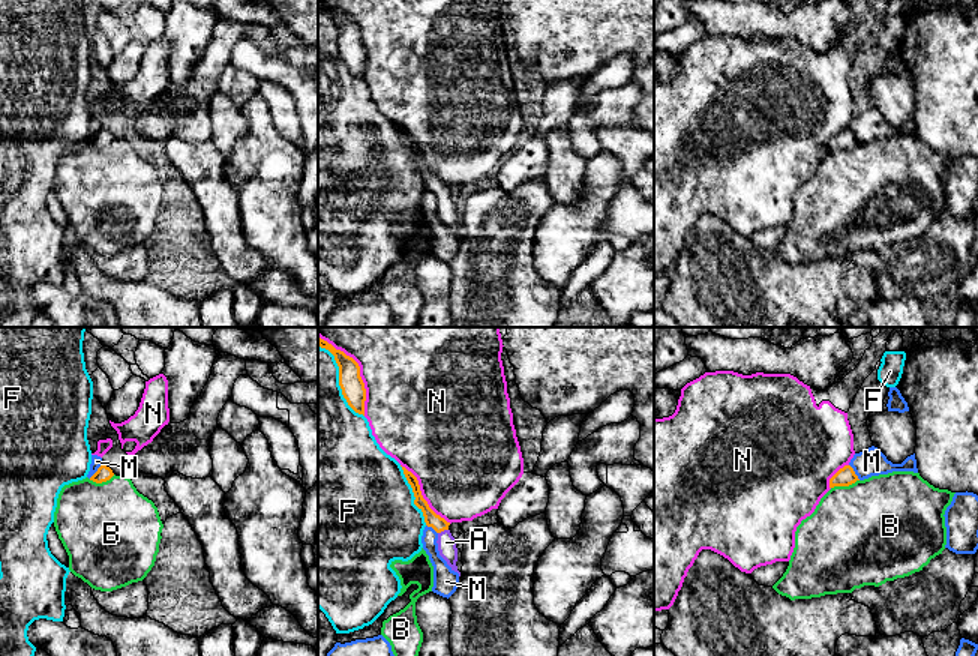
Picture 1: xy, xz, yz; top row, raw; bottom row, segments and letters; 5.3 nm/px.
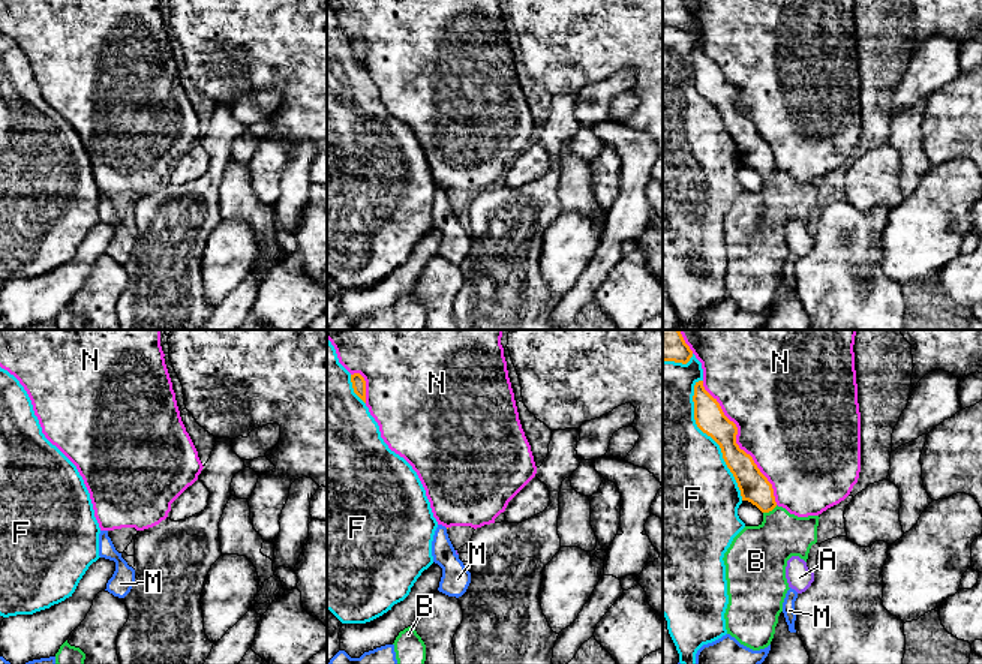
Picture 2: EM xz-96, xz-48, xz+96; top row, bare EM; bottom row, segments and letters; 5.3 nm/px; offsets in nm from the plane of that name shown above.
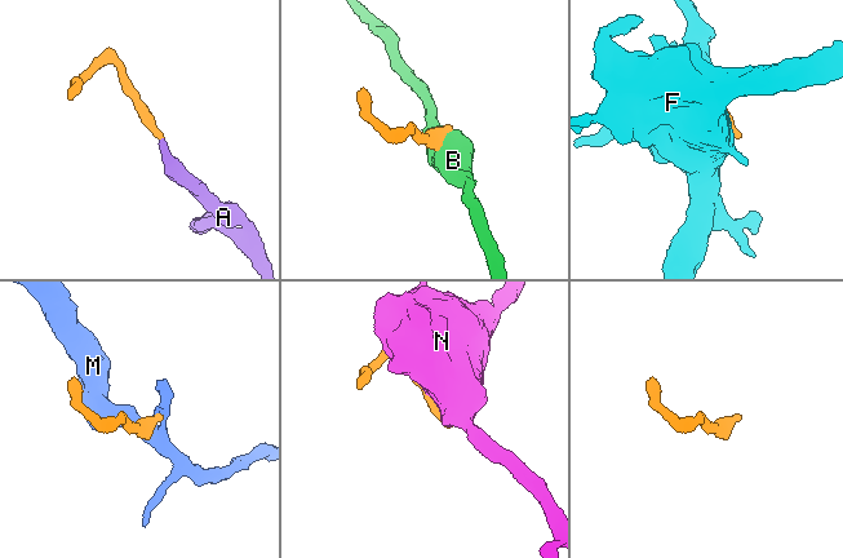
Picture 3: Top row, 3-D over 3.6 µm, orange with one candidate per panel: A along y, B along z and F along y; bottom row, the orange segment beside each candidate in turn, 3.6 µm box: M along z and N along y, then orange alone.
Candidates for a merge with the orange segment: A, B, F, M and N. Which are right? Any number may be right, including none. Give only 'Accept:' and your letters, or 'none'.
Accept: A

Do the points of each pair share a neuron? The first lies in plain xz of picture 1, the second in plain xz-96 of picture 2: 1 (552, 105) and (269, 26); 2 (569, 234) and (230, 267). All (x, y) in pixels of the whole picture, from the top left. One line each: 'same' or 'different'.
1: different
2: same

